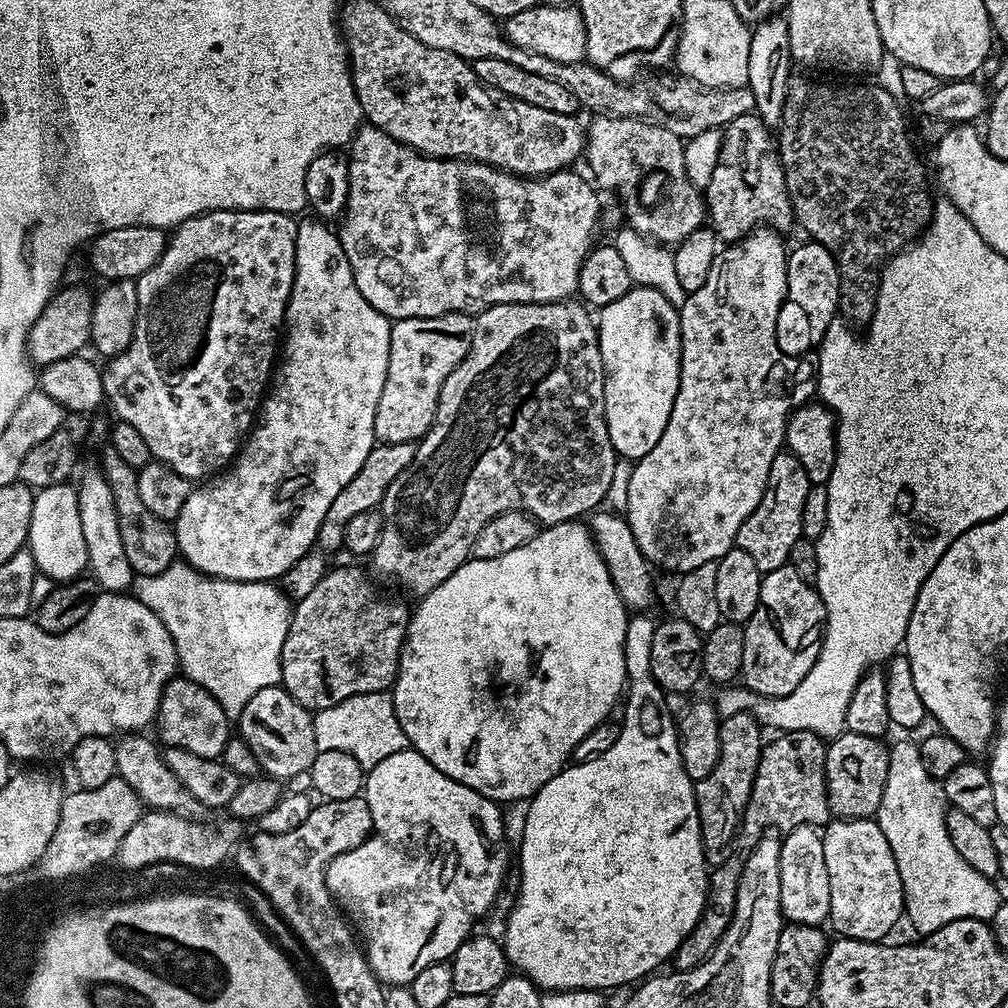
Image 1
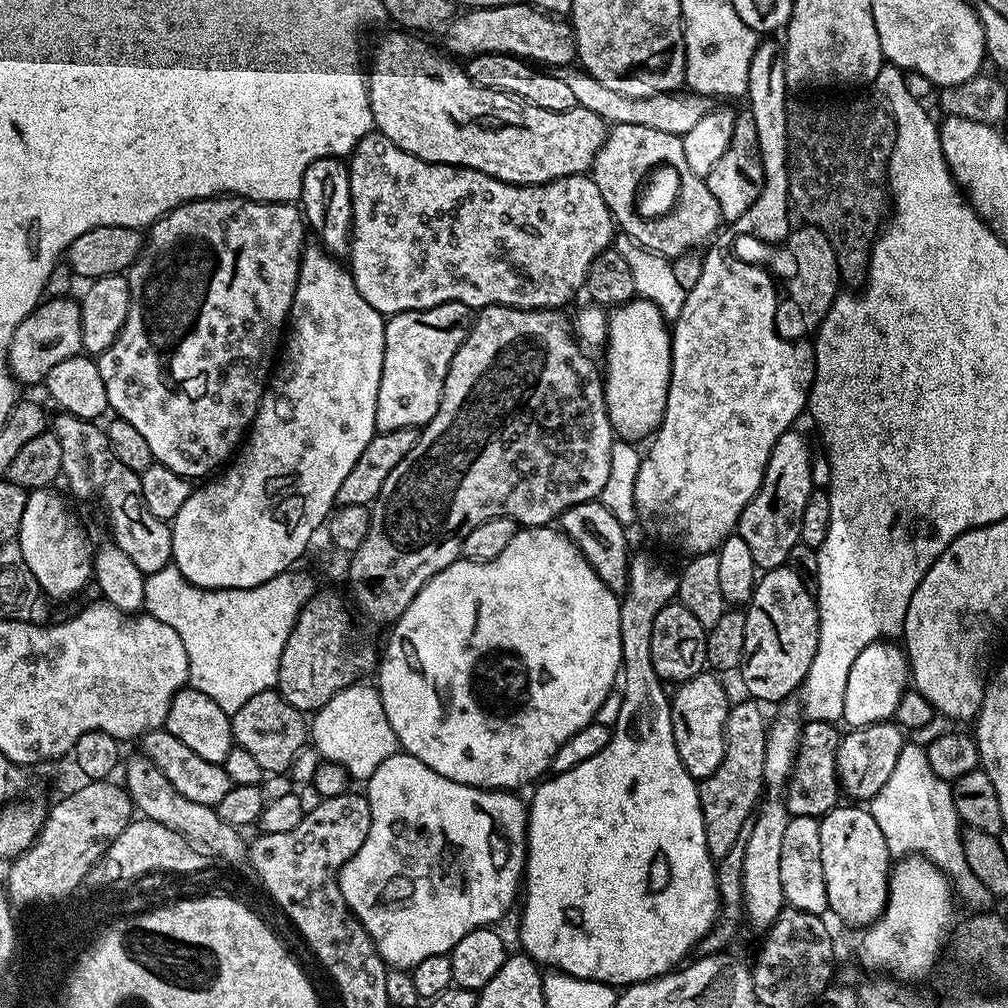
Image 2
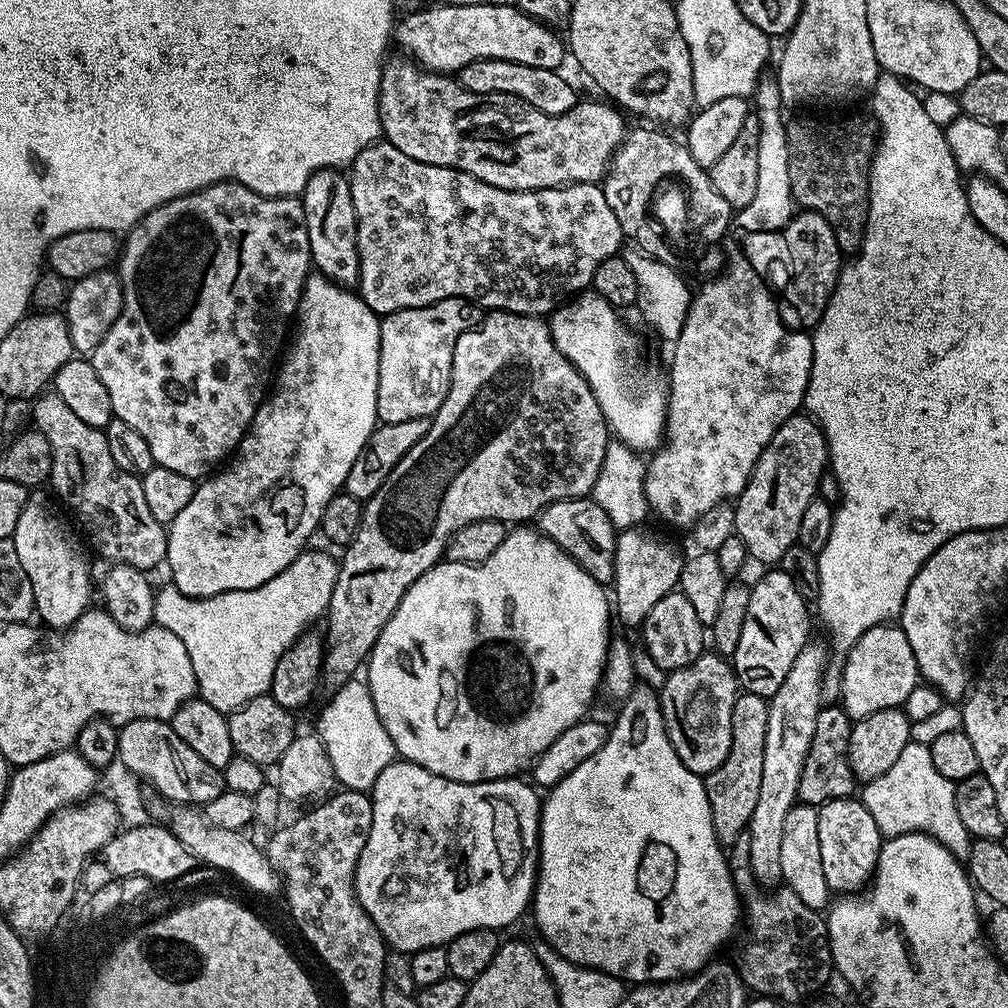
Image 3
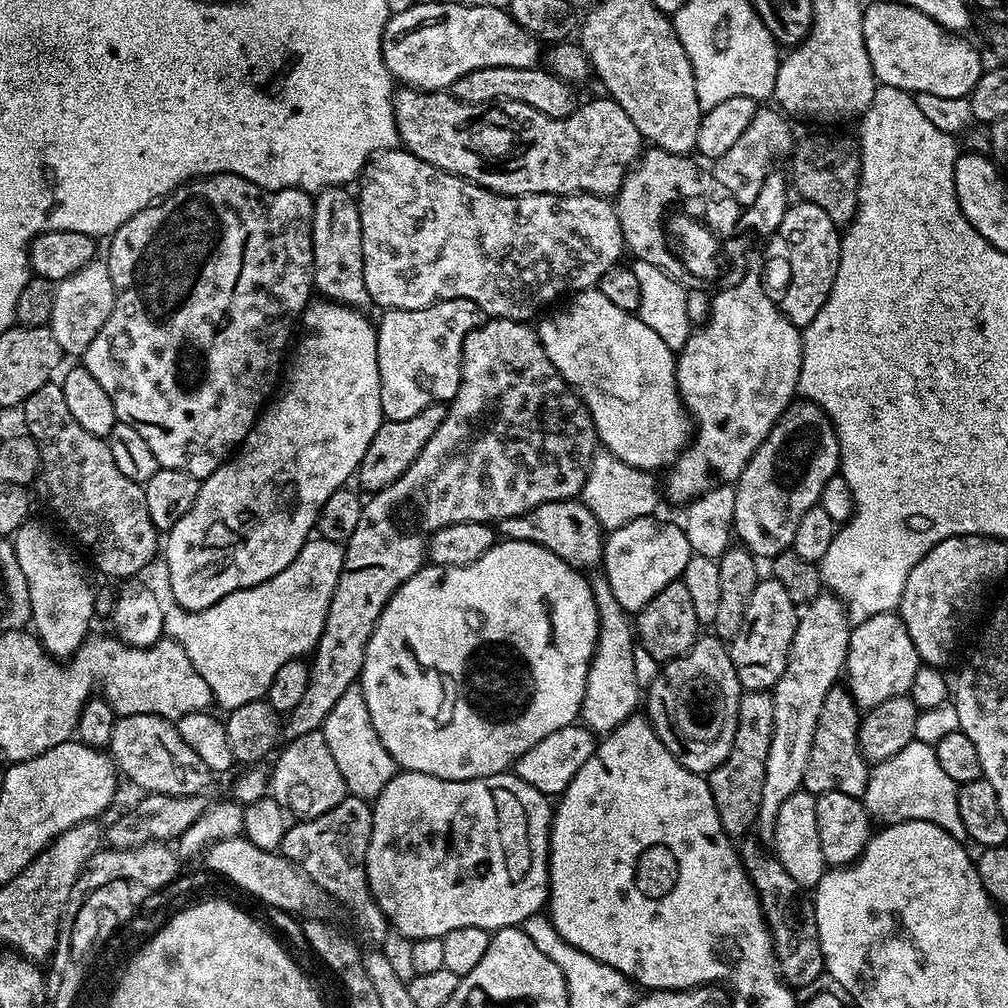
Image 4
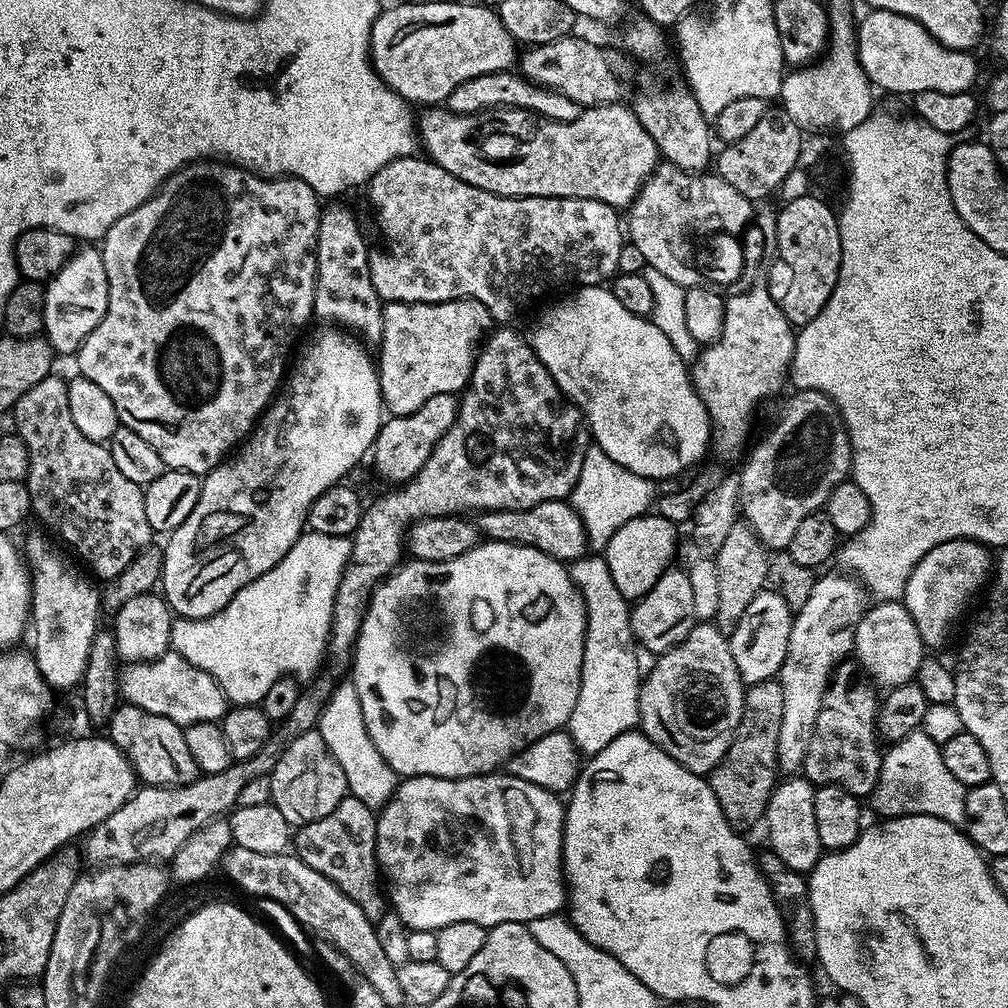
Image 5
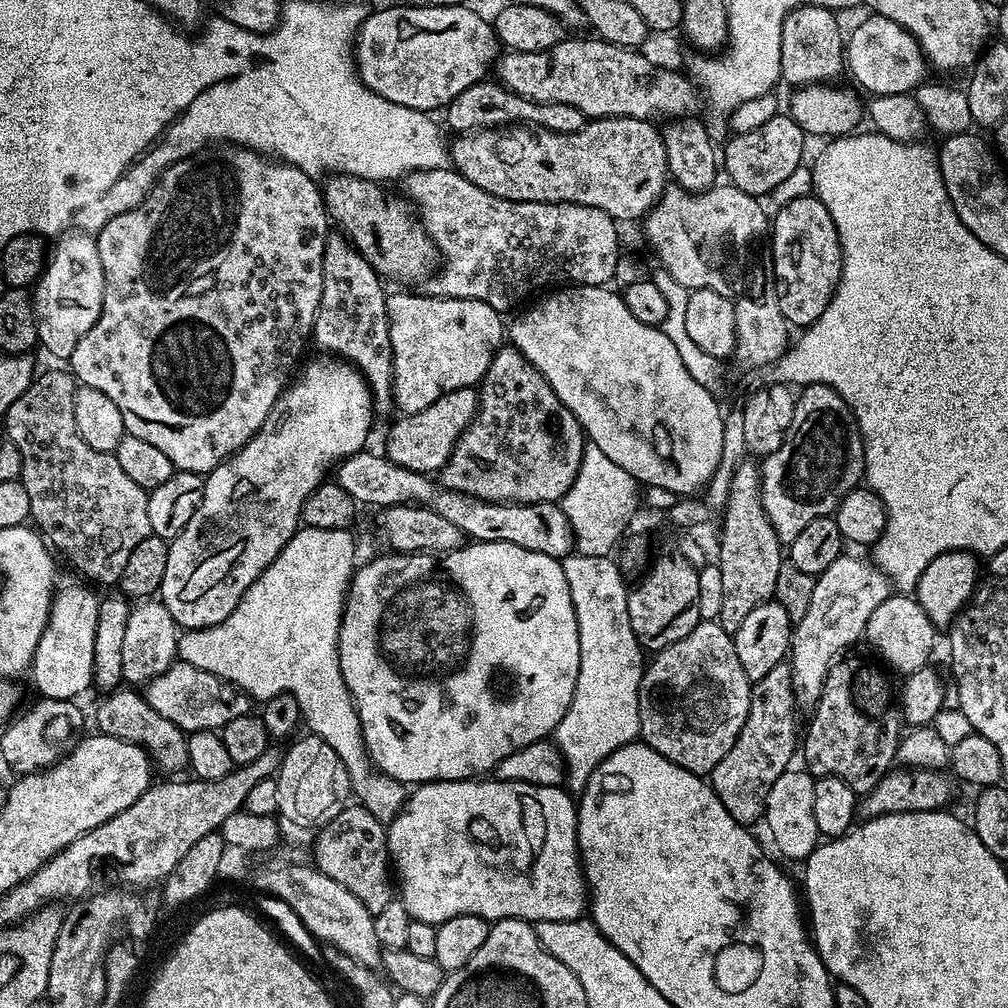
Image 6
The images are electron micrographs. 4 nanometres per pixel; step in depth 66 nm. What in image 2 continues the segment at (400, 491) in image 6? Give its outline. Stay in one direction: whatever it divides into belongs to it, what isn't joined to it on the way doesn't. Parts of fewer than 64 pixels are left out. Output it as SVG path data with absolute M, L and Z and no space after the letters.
M599 499L587 500L578 506L570 506L561 514L558 521L559 531L569 536L578 546L578 550L590 562L594 574L602 578L602 582L614 593L623 593L628 587L628 561L630 551L628 552L628 536L625 525L614 516L610 509Z

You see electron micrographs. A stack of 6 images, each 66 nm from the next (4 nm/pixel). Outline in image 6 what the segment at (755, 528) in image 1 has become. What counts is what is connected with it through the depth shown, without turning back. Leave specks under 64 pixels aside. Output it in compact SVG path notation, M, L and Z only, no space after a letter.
M806 384L799 389L792 405L790 426L778 450L763 457L760 470L760 501L766 518L774 528L781 545L788 545L788 536L798 538L809 522L819 516L831 516L849 491L864 480L864 443L850 406L830 386Z

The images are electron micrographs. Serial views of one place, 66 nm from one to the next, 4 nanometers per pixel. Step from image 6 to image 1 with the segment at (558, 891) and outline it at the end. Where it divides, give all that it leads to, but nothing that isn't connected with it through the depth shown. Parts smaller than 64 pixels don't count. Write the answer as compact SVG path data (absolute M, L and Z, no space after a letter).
M411 747L403 748L398 754L390 754L390 758L382 758L378 766L367 769L366 779L362 791L365 802L372 811L372 830L373 833L368 839L364 840L349 852L344 852L338 858L330 862L326 870L326 886L330 890L333 900L346 913L347 919L353 925L360 924L364 931L362 936L362 948L368 958L368 965L372 968L372 973L380 979L385 986L411 986L414 978L418 978L421 970L426 970L439 960L451 961L452 955L462 946L462 942L467 940L472 928L476 924L479 916L484 916L492 908L492 903L496 900L496 895L500 892L500 887L504 884L504 875L508 872L508 848L504 845L504 816L501 805L495 800L486 798L470 786L454 782L442 770L438 770L422 754L418 754Z

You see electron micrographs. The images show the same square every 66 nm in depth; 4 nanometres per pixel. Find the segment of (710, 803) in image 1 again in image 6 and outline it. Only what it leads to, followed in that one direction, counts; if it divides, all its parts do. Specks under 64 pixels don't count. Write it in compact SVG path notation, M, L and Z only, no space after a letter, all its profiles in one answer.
M781 662L770 670L770 674L766 674L761 680L752 684L750 710L746 714L746 722L742 722L742 730L738 734L734 746L730 746L730 750L726 750L722 762L718 762L718 766L714 766L714 770L710 774L712 789L718 794L722 806L726 806L730 818L734 818L738 823L752 826L755 820L759 821L763 817L770 786L774 786L774 782L778 782L781 774L789 771L788 759L791 758L792 751L795 748L797 751L798 748L796 715L798 715L798 709L796 695L792 689L792 669L787 663Z

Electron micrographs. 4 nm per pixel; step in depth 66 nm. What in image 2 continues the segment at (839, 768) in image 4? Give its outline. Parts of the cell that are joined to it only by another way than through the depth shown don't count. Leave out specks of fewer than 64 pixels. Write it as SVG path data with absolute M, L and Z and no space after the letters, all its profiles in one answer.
M808 720L800 731L800 748L796 751L792 777L788 779L786 789L786 803L792 816L814 816L819 818L841 803L842 789L838 778L838 770L836 769L836 759L838 758L838 746L840 745L842 732L841 729L838 730L836 727L837 725L833 722Z

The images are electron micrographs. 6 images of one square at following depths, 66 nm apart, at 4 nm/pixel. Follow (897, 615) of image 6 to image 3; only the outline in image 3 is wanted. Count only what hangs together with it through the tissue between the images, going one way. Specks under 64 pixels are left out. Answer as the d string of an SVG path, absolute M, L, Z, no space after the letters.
M892 622L879 624L866 630L843 657L838 700L844 713L855 722L870 714L878 714L878 710L903 706L920 679L914 650L910 650L904 631Z

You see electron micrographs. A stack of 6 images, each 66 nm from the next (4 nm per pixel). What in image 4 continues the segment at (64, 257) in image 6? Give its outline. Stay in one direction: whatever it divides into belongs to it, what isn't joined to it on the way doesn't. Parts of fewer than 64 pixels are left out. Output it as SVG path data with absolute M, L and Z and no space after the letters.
M93 258L74 274L56 284L56 297L50 327L61 353L79 357L94 342L94 334L102 330L106 318L114 310L114 282L103 259Z

